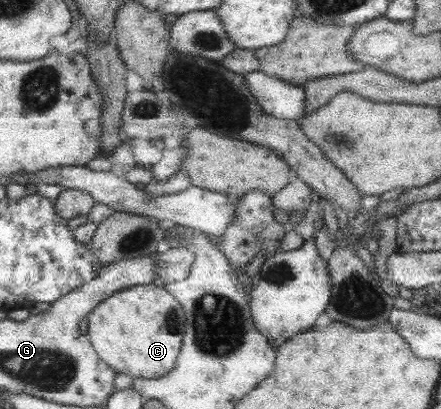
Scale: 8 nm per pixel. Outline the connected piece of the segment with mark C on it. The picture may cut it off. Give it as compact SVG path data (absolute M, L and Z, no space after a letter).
M160 283L117 292L99 305L88 320L91 344L117 373L123 372L133 379L157 379L175 370L186 333L186 314L183 304Z

